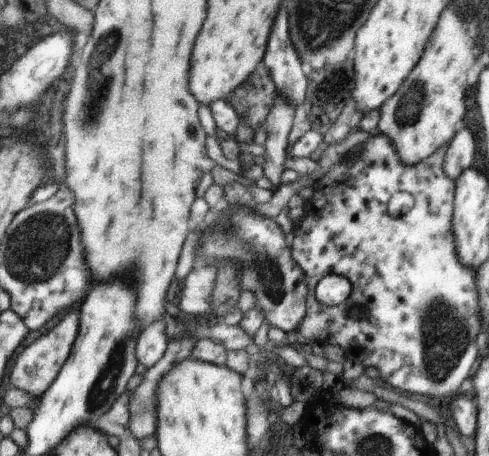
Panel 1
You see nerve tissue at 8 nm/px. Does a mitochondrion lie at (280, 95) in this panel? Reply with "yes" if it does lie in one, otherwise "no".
no

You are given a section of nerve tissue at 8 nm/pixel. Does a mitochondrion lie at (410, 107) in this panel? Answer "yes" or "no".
yes

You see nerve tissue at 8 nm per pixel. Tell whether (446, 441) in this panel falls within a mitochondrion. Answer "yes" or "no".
no

